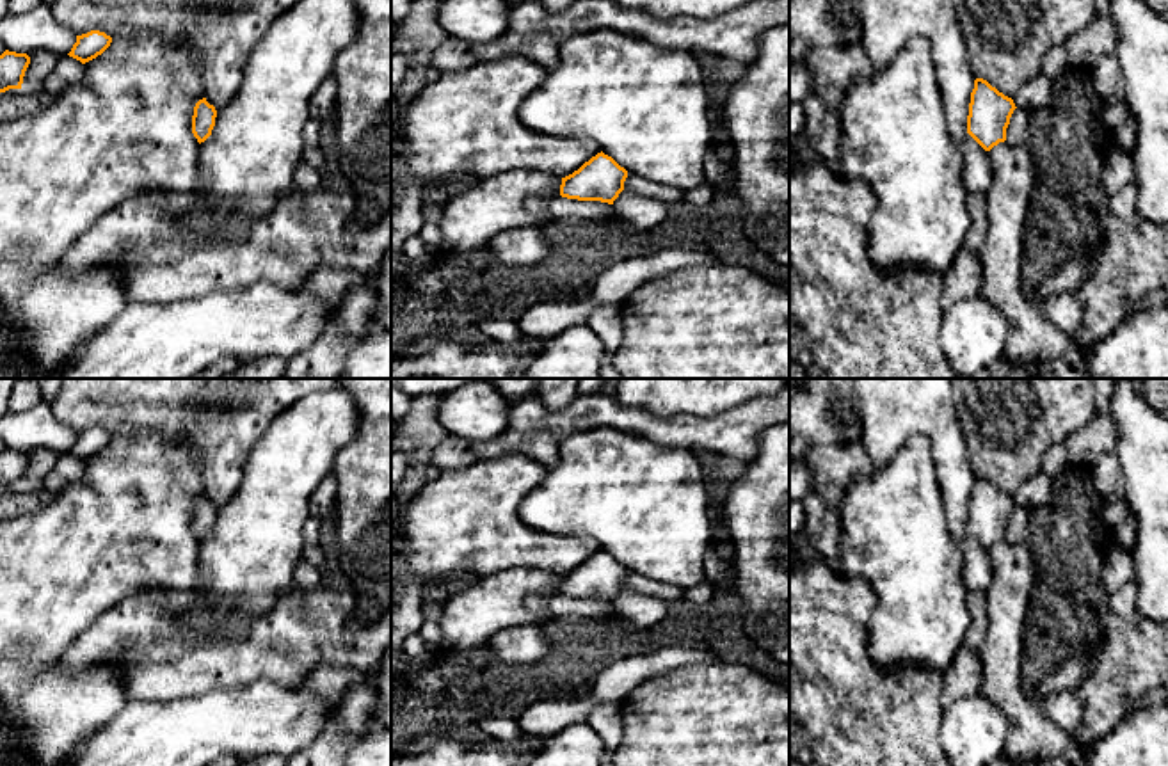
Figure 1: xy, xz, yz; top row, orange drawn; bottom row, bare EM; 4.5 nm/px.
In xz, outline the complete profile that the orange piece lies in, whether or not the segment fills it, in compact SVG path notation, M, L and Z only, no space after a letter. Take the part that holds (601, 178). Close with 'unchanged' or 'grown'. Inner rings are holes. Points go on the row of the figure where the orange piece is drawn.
M601 151L578 171L562 178L560 195L567 199L613 204L624 190L626 178L628 171Z; unchanged

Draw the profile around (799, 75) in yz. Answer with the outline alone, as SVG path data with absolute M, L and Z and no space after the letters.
M789 59L789 105L804 103L811 89L811 73L805 62Z

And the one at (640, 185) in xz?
M628 172L628 178L624 181L624 190L629 190L656 201L663 201L663 203L677 203L684 199L684 192L681 188L652 183L647 178L633 174L633 172Z

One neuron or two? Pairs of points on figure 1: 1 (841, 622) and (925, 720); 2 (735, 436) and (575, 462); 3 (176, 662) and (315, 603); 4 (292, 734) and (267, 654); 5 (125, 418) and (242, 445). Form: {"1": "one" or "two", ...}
{"1": "one", "2": "two", "3": "one", "4": "two", "5": "one"}

